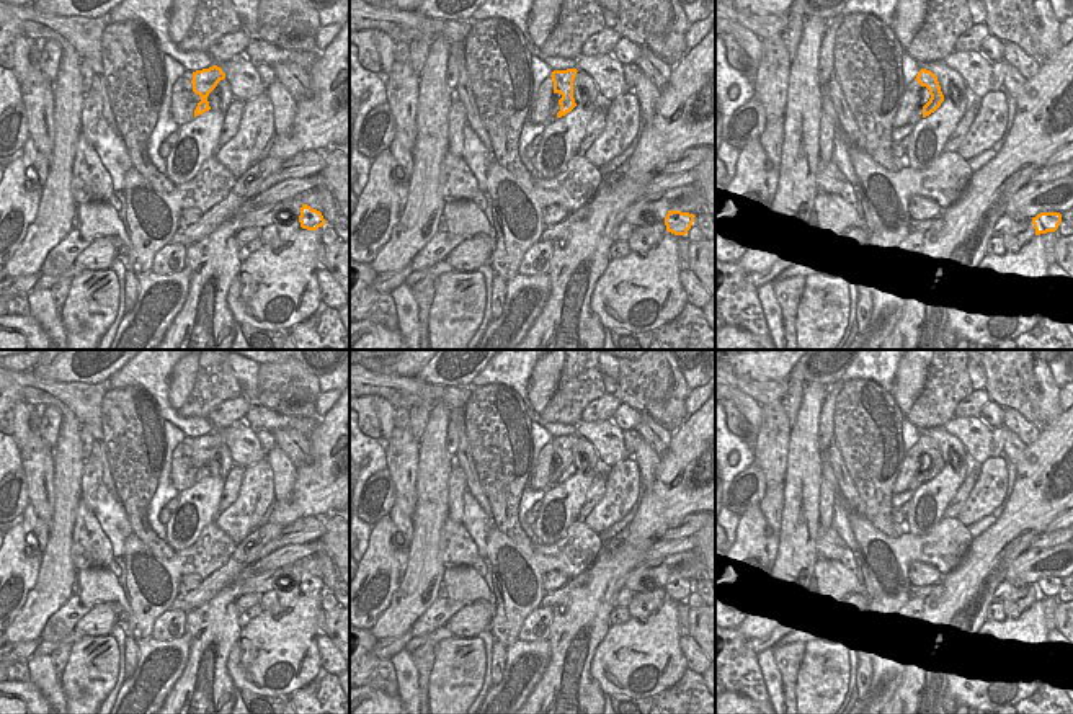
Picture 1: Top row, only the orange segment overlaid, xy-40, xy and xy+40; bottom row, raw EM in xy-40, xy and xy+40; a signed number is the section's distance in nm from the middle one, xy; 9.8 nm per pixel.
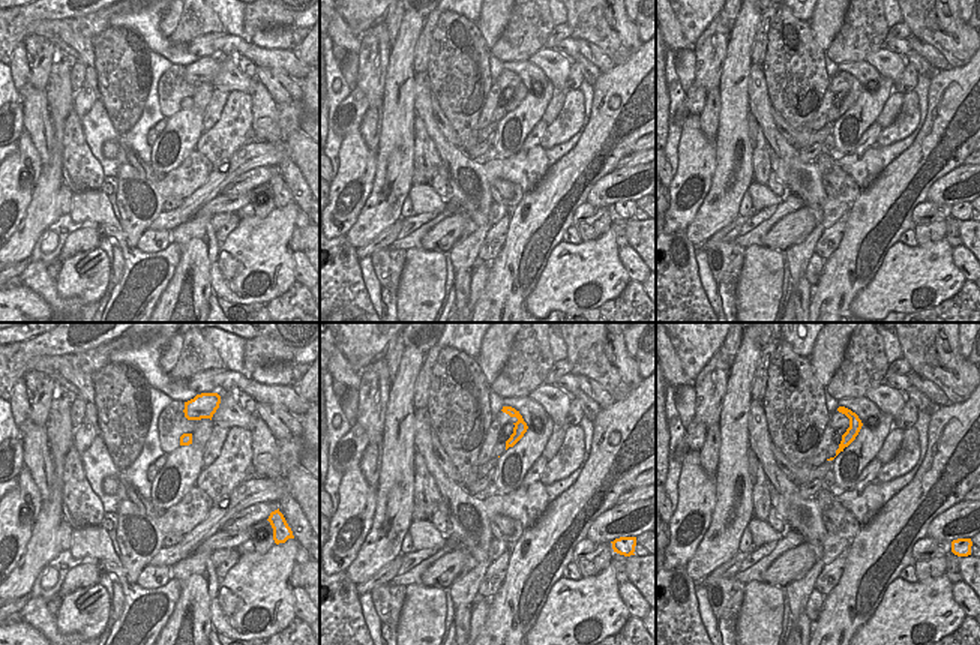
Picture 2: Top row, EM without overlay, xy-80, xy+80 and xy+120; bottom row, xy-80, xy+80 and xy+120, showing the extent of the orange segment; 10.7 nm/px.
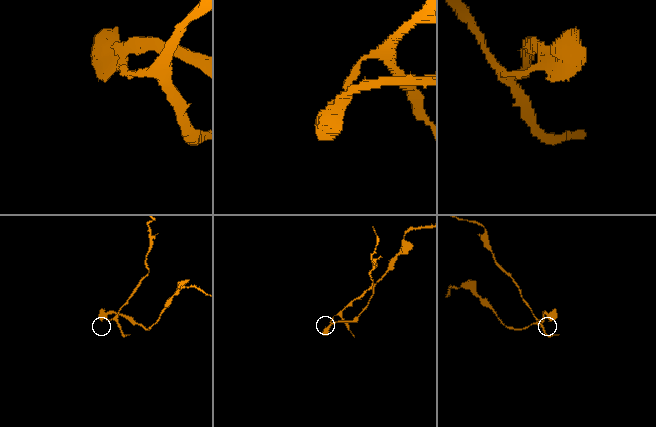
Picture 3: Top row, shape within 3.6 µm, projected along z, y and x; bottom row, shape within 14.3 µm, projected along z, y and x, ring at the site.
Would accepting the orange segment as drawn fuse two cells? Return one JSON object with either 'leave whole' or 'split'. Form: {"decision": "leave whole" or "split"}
{"decision": "split"}

